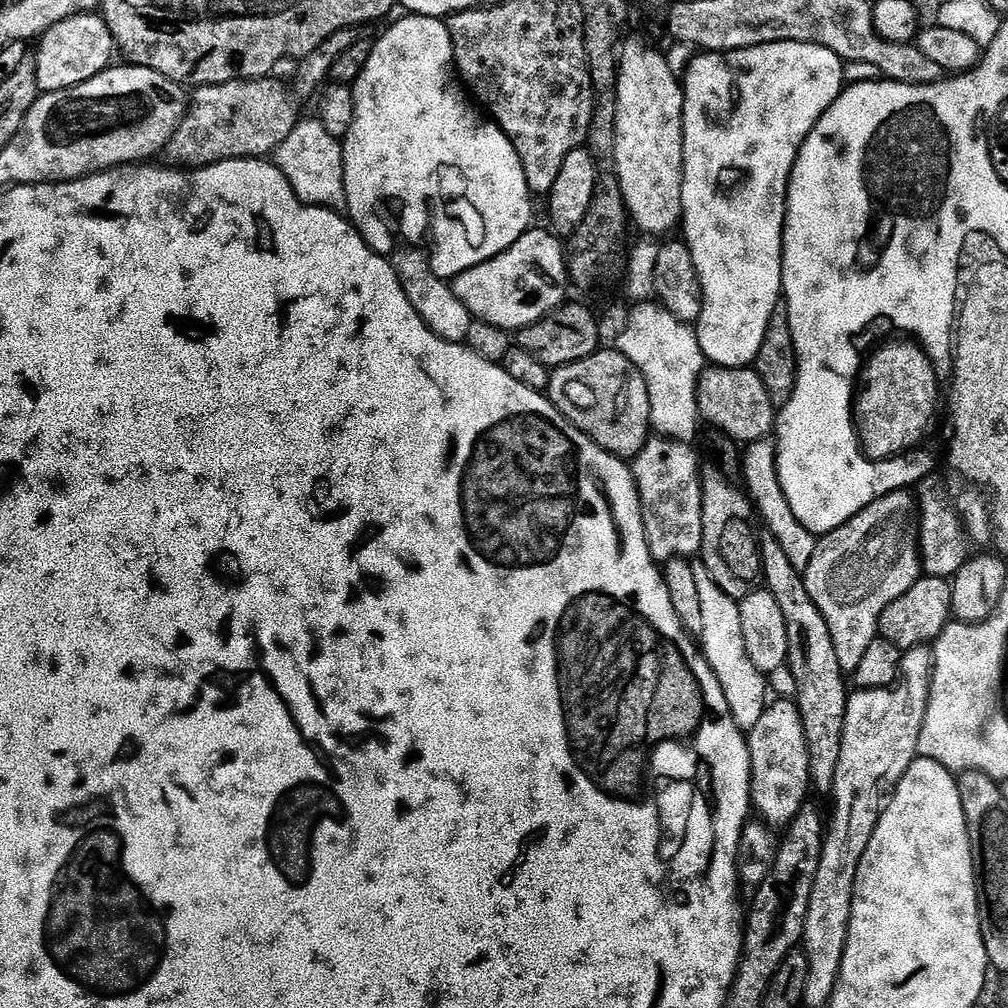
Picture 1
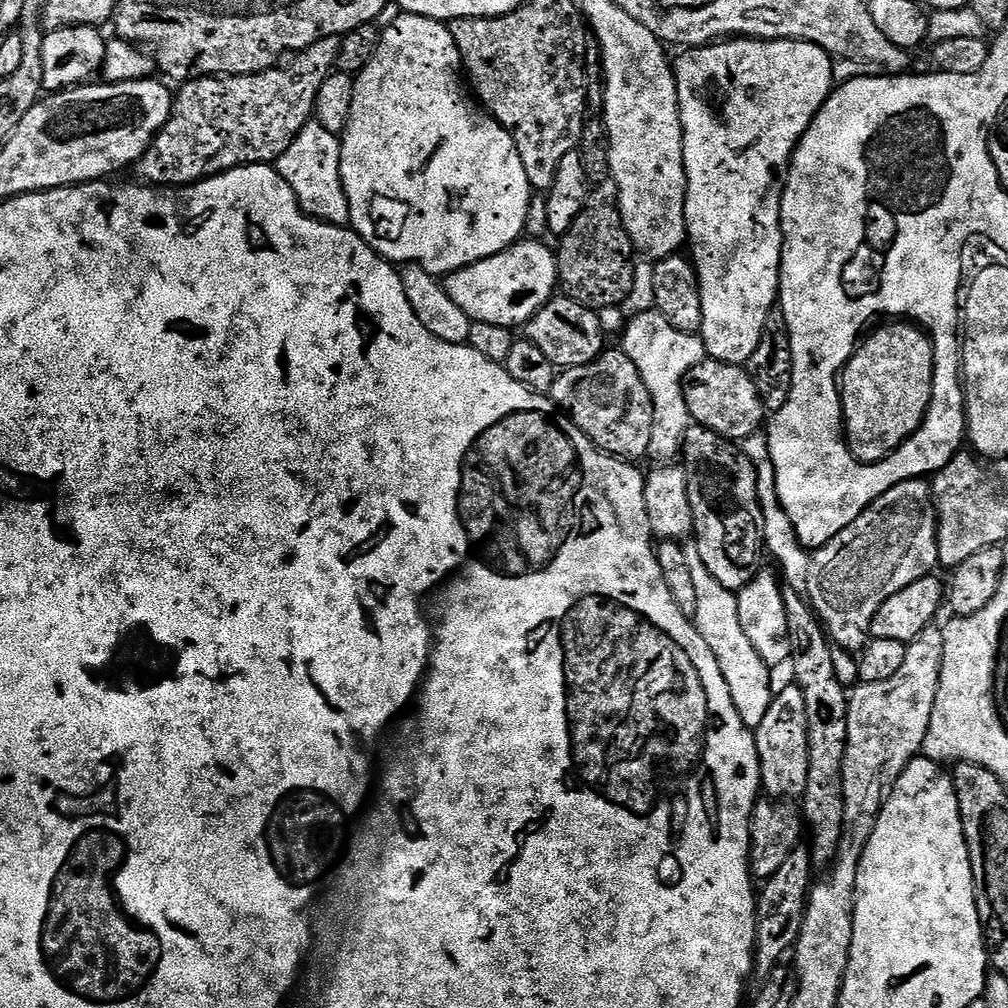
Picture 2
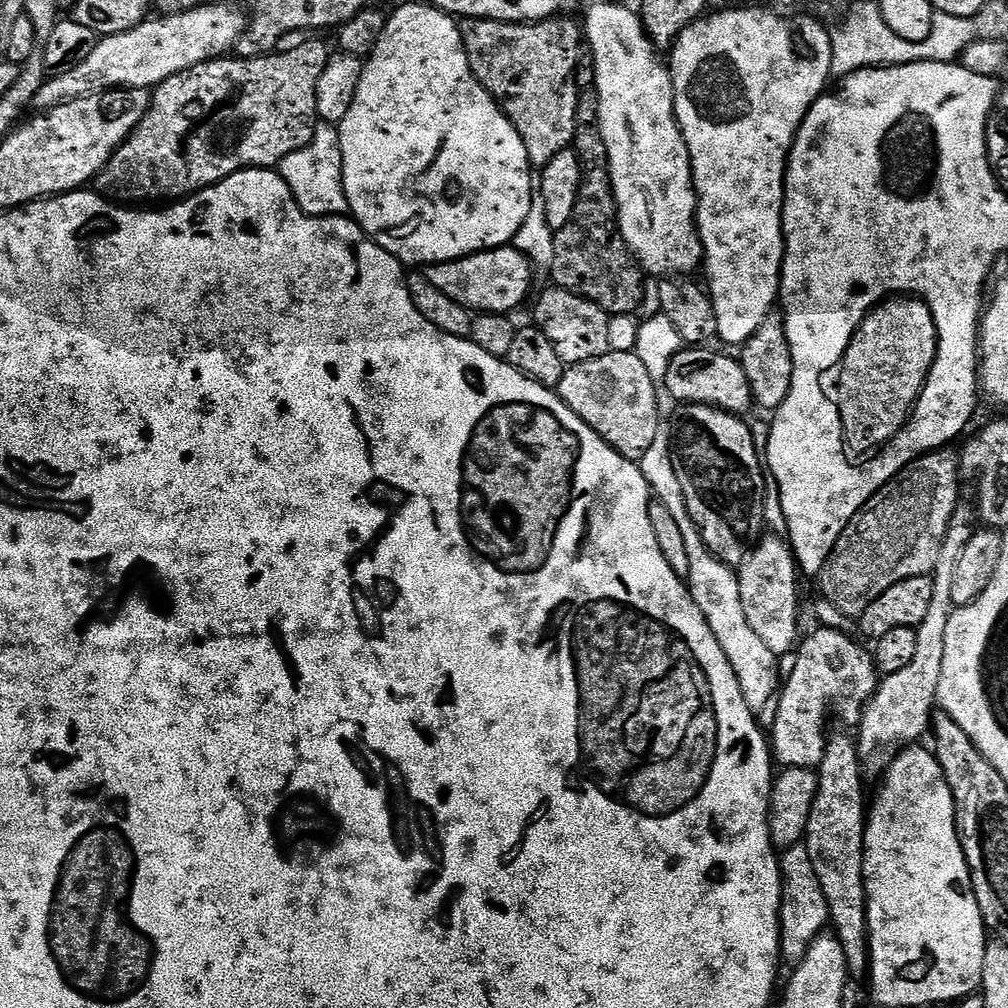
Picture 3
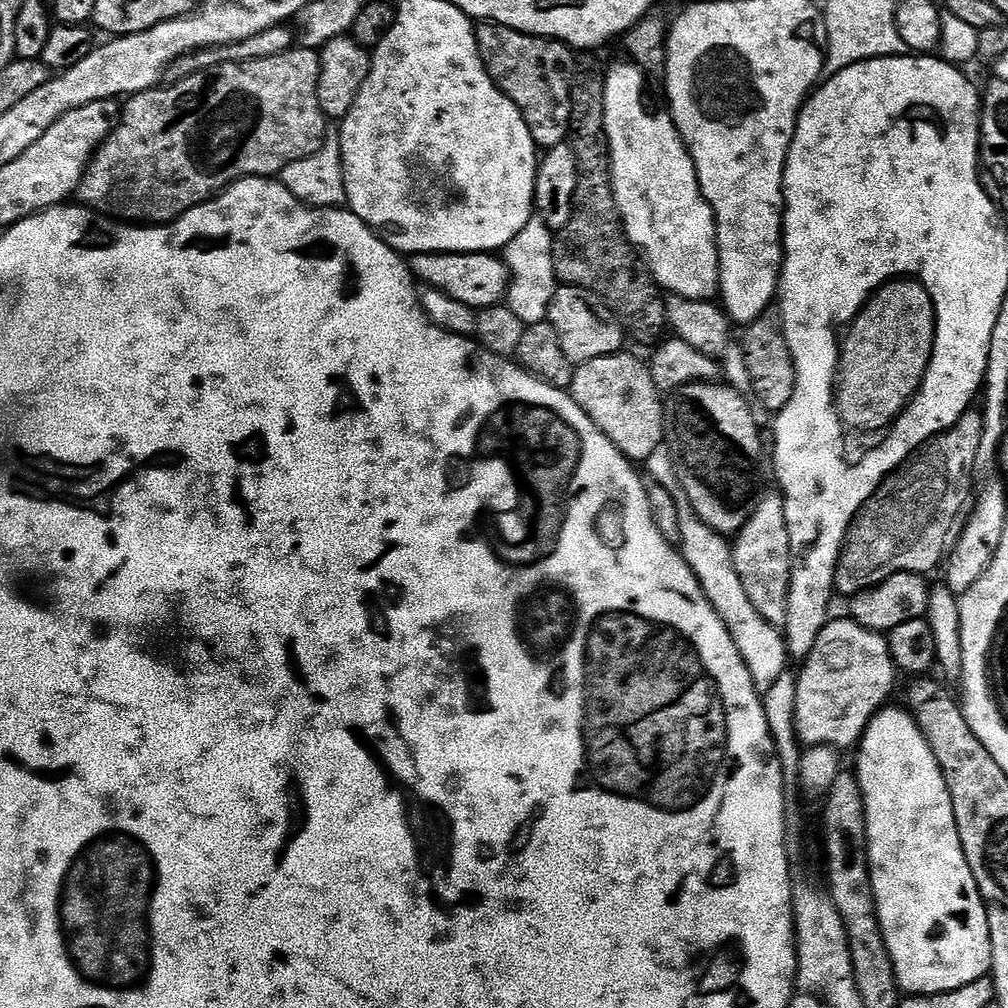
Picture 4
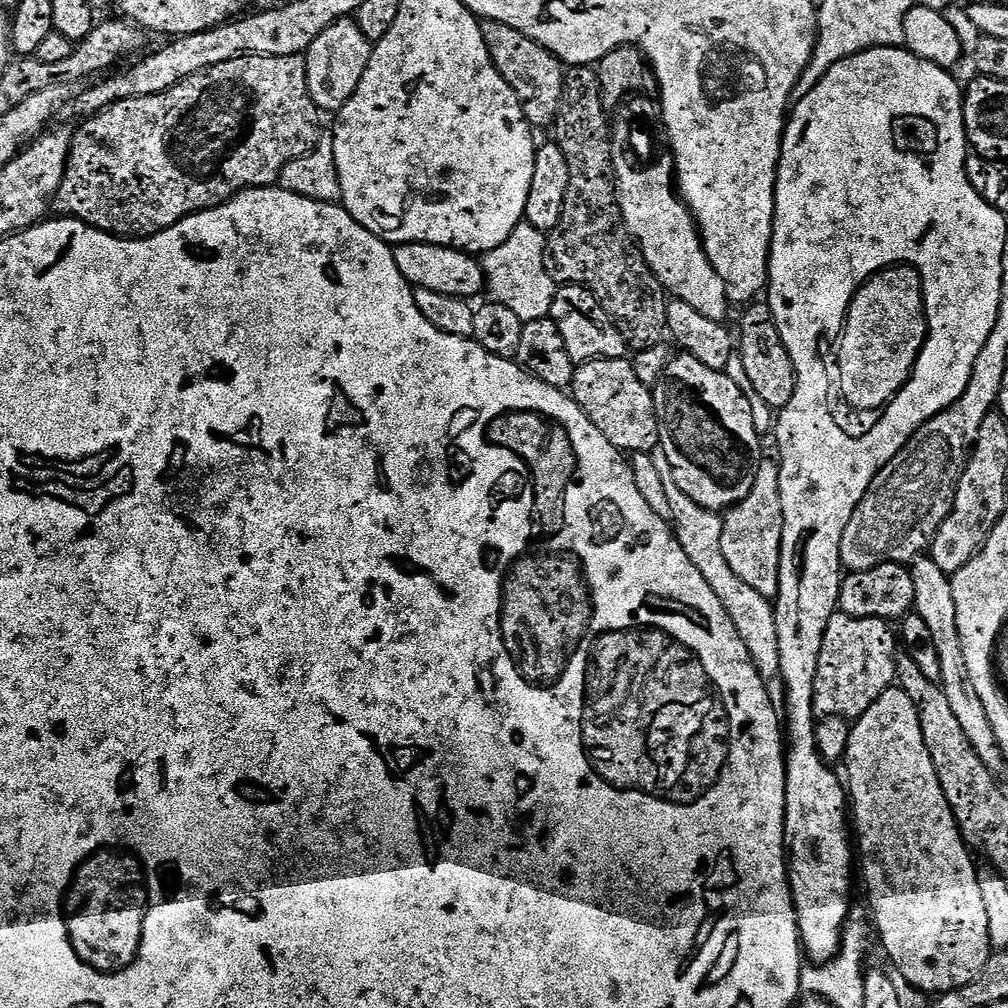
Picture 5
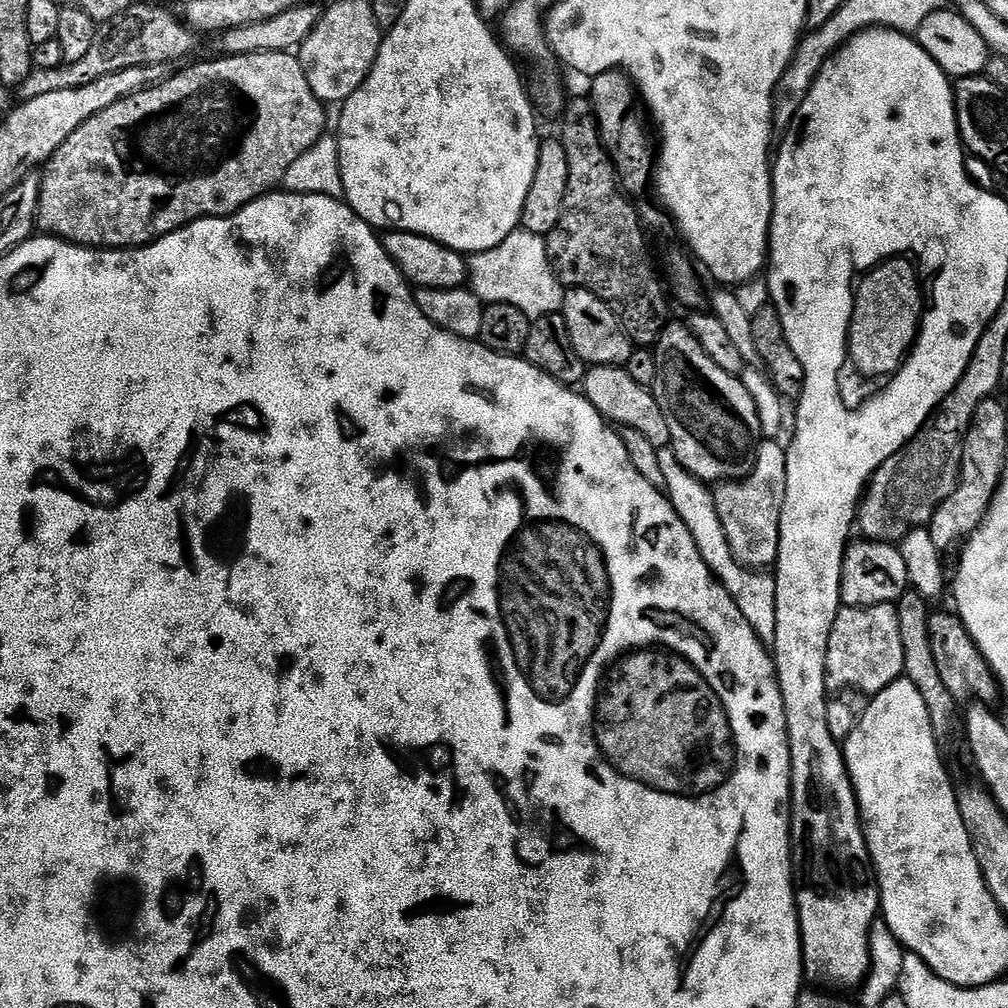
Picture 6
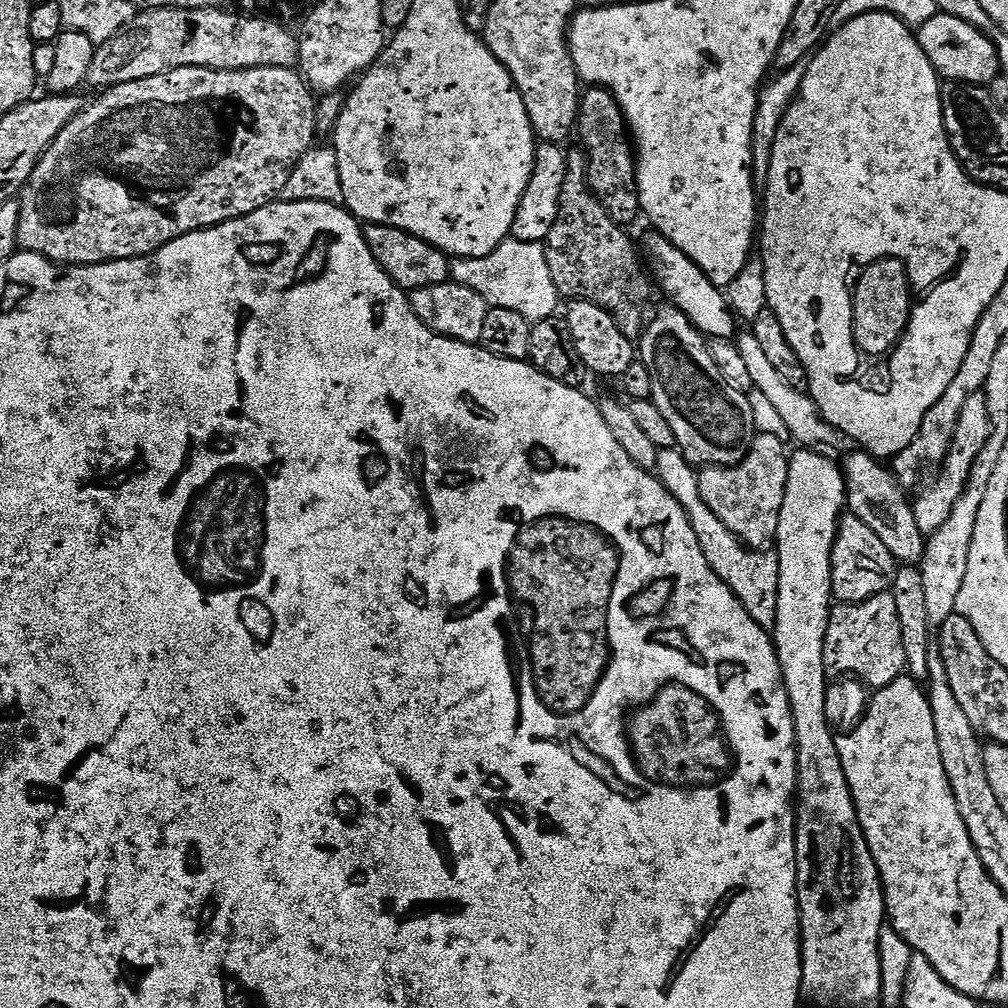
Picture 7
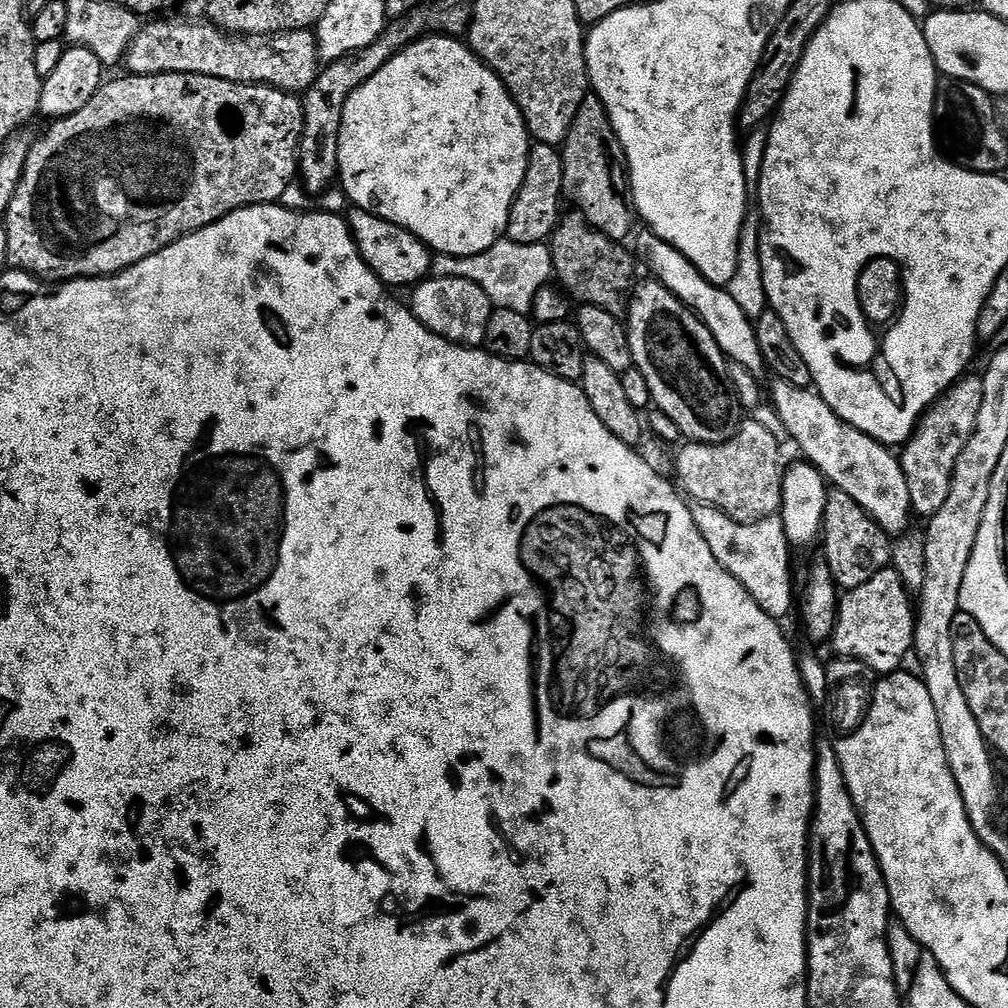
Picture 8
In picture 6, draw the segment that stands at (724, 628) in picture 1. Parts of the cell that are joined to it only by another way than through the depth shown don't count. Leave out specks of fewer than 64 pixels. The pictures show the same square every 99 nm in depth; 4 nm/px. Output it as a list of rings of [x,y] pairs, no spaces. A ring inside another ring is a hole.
[[[670,450],[658,451],[658,462],[662,472],[656,472],[656,480],[652,484],[658,489],[665,488],[672,507],[679,514],[700,551],[700,557],[716,580],[727,590],[745,622],[750,625],[760,644],[772,646],[776,643],[776,582],[767,571],[745,568],[733,558],[730,546],[726,542],[726,534],[722,522],[716,513],[716,501],[709,485],[697,480],[678,462],[678,458]],[[709,488],[709,492],[708,492]],[[768,575],[768,576],[767,576]]]

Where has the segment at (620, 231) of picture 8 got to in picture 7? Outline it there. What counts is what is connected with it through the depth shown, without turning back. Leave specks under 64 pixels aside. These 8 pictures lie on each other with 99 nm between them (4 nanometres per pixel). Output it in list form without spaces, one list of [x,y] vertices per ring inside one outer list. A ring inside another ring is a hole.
[[[588,86],[583,89],[580,97],[580,113],[576,116],[575,131],[580,132],[580,144],[584,159],[588,166],[588,186],[596,199],[600,200],[602,206],[613,220],[621,226],[629,226],[641,215],[640,194],[636,191],[636,158],[634,155],[634,144],[630,139],[630,129],[624,122],[624,115],[618,106],[618,102],[612,97],[607,88],[599,86]]]

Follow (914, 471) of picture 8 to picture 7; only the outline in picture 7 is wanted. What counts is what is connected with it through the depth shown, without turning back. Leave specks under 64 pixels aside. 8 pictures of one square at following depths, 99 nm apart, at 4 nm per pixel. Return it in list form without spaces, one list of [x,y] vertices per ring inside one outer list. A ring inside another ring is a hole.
[[[983,391],[970,395],[958,418],[948,457],[944,459],[943,465],[939,469],[940,477],[920,497],[915,497],[912,506],[914,518],[918,522],[918,530],[922,530],[925,537],[933,536],[942,526],[942,522],[946,522],[946,518],[950,518],[950,514],[954,510],[954,502],[958,502],[958,498],[964,492],[968,474],[974,466],[978,454],[982,454],[982,450],[990,438],[991,429],[990,410],[986,410],[986,398]]]

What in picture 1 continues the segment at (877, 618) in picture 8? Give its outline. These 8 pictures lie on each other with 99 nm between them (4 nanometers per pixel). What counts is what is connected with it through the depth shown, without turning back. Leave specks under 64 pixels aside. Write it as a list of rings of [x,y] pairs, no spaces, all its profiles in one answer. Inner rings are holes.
[[[780,700],[777,704],[769,703],[758,726],[747,733],[748,753],[752,767],[752,802],[751,807],[760,811],[759,819],[765,825],[776,830],[787,829],[792,819],[800,812],[806,802],[804,796],[810,792],[812,767],[806,758],[804,727],[800,721],[800,709],[795,703]]]

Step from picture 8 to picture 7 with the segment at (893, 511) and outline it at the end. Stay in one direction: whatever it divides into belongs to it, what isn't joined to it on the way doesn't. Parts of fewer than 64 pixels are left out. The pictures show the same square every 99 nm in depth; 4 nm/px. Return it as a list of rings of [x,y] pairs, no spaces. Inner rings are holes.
[[[751,330],[741,331],[735,337],[734,343],[743,361],[746,362],[746,370],[750,370],[753,389],[764,395],[765,402],[776,411],[776,416],[784,423],[785,430],[800,443],[797,445],[808,450],[816,450],[821,447],[819,444],[832,444],[838,439],[836,429],[824,419],[820,407],[817,406],[811,395],[807,391],[787,384],[782,378],[782,374],[778,374],[778,370],[774,370],[774,365],[766,359],[762,346],[758,346],[758,338],[754,338]],[[855,450],[844,460],[844,469],[842,475],[844,478],[844,486],[846,489],[846,508],[851,515],[862,518],[862,522],[866,522],[866,526],[870,526],[870,530],[874,530],[874,534],[878,534],[878,538],[882,538],[882,546],[886,546],[886,550],[890,550],[890,554],[904,566],[916,566],[924,559],[924,546],[926,537],[922,530],[918,530],[918,522],[914,518],[914,510],[912,509],[913,501],[907,500],[905,489],[901,488],[900,481],[887,467],[884,468],[879,459],[873,456],[871,452],[863,450]]]

